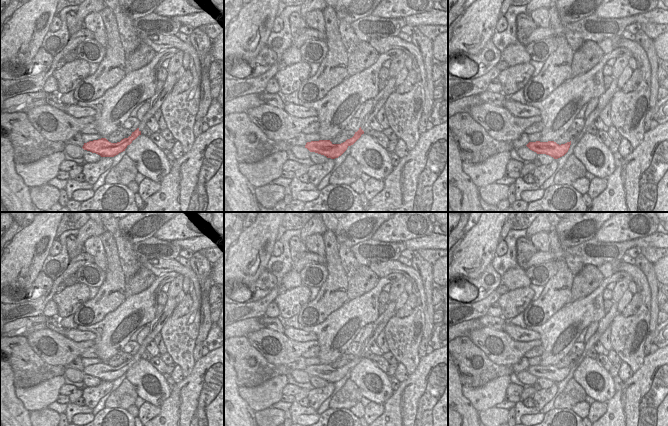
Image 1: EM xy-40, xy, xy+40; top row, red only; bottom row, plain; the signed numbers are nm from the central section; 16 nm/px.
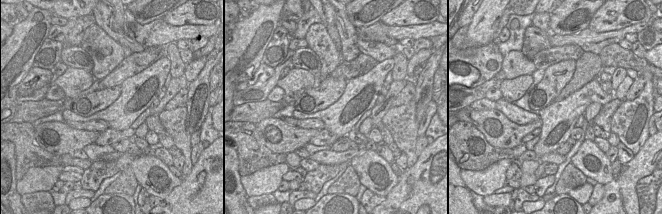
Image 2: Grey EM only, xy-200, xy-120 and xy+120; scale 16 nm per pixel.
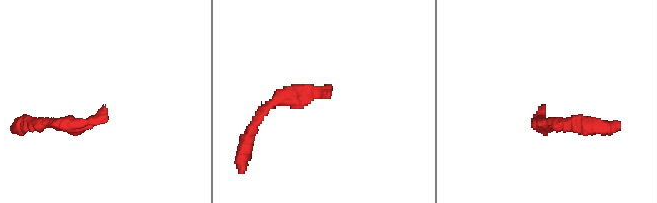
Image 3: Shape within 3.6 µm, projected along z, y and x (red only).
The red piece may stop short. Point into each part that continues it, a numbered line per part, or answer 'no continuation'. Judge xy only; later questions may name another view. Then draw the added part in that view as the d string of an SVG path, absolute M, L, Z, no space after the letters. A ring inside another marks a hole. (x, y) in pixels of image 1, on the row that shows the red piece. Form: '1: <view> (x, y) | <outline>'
1: xy (378, 102) | M389 77L386 87L379 91L378 95L373 99L372 109L366 114L361 123L361 129L364 131L373 117L376 117L378 111L384 106L388 97L396 90L395 77Z

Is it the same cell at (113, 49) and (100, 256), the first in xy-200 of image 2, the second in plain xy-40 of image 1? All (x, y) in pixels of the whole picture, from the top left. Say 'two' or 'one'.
one

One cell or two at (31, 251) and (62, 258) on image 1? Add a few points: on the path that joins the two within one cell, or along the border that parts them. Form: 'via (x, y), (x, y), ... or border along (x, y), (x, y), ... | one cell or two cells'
border along (49, 254), (40, 270) | two cells

